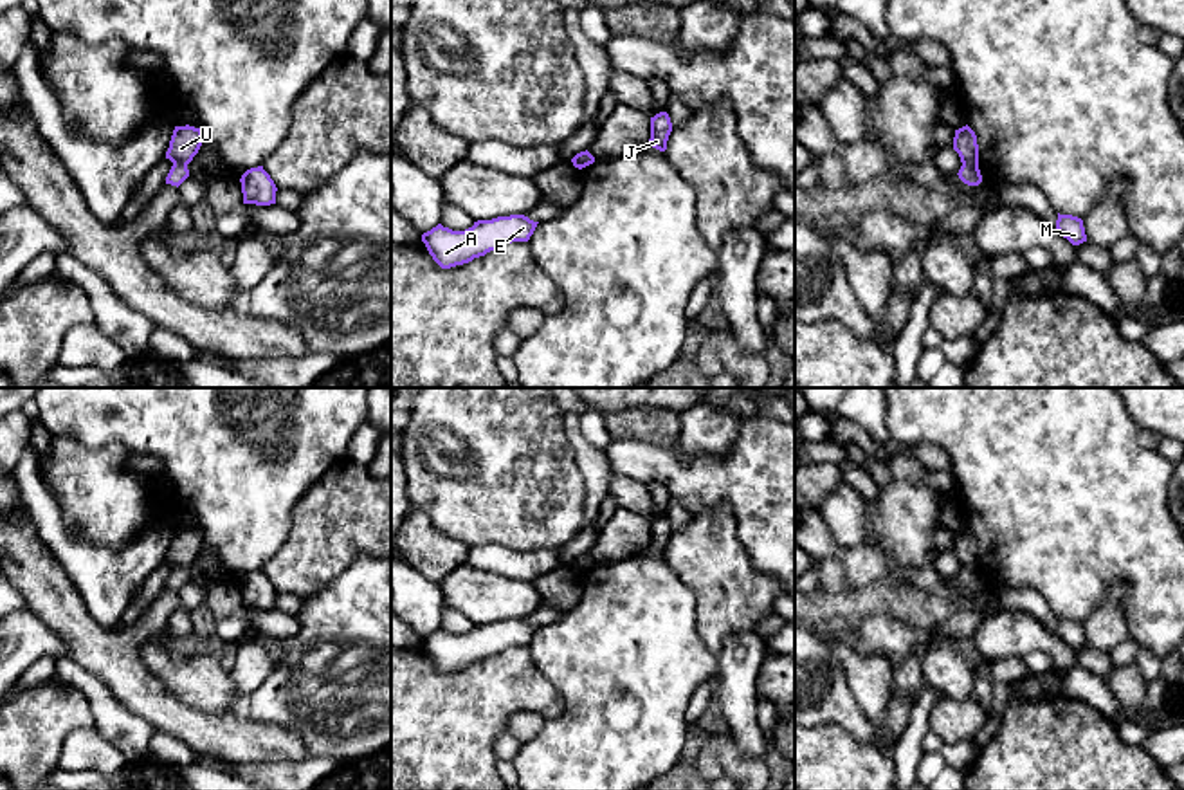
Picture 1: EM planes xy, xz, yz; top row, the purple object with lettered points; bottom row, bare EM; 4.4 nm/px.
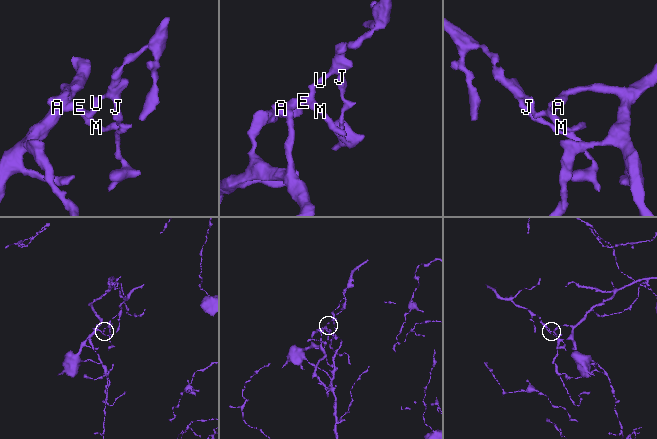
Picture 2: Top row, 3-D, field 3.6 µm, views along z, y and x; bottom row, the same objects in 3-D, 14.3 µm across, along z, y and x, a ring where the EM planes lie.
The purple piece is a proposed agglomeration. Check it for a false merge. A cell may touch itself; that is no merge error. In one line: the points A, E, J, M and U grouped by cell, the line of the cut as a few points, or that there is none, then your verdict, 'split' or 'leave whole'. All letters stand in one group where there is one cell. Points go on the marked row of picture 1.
A E M / J U | yz (963, 163), (977, 166) | split

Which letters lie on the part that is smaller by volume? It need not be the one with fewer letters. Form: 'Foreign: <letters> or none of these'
Foreign: J, U

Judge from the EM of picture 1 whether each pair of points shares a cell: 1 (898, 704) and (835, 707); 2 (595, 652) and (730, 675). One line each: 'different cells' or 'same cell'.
1: same cell
2: different cells

